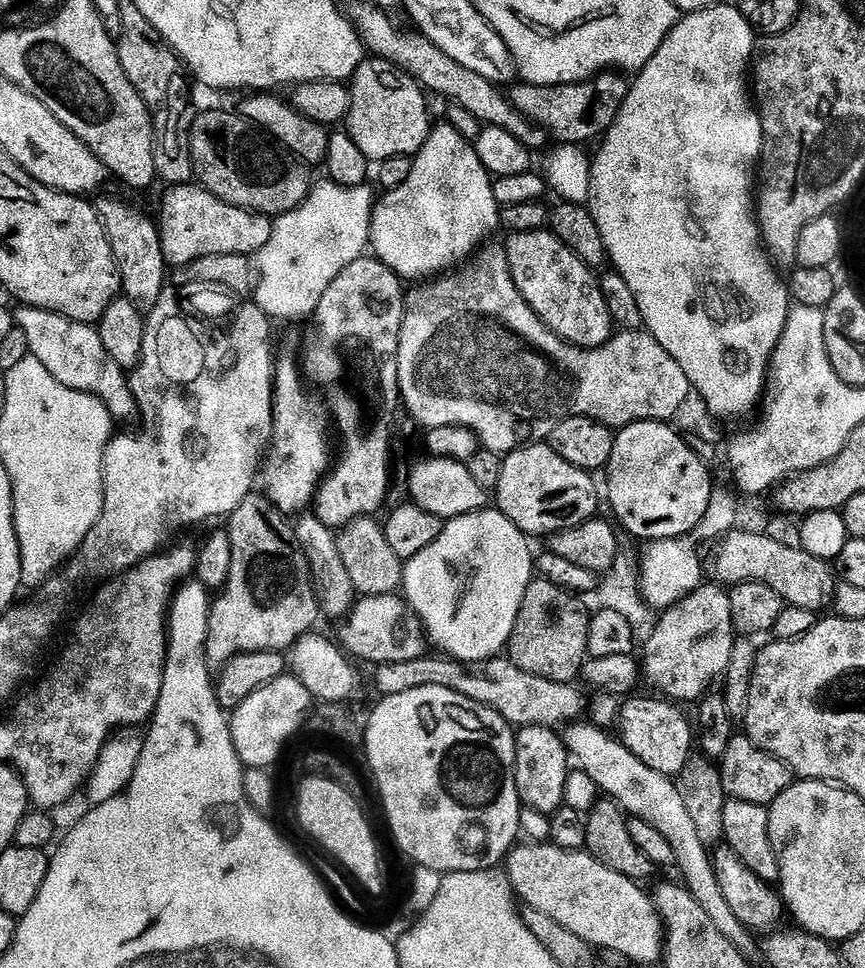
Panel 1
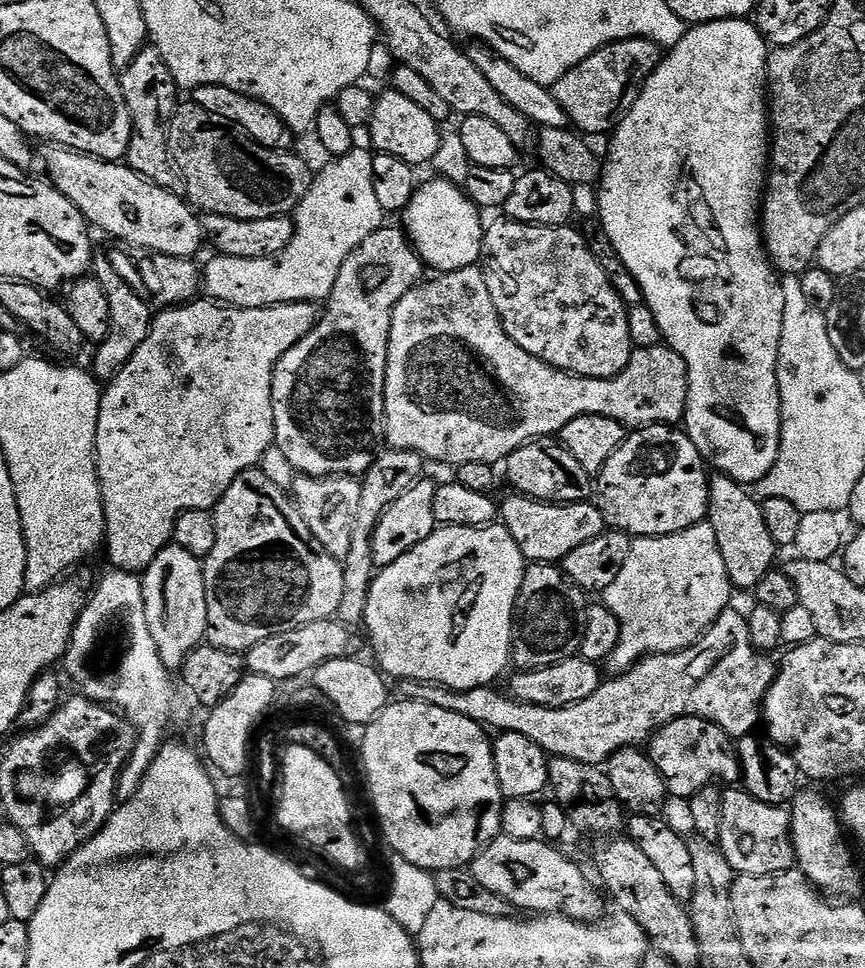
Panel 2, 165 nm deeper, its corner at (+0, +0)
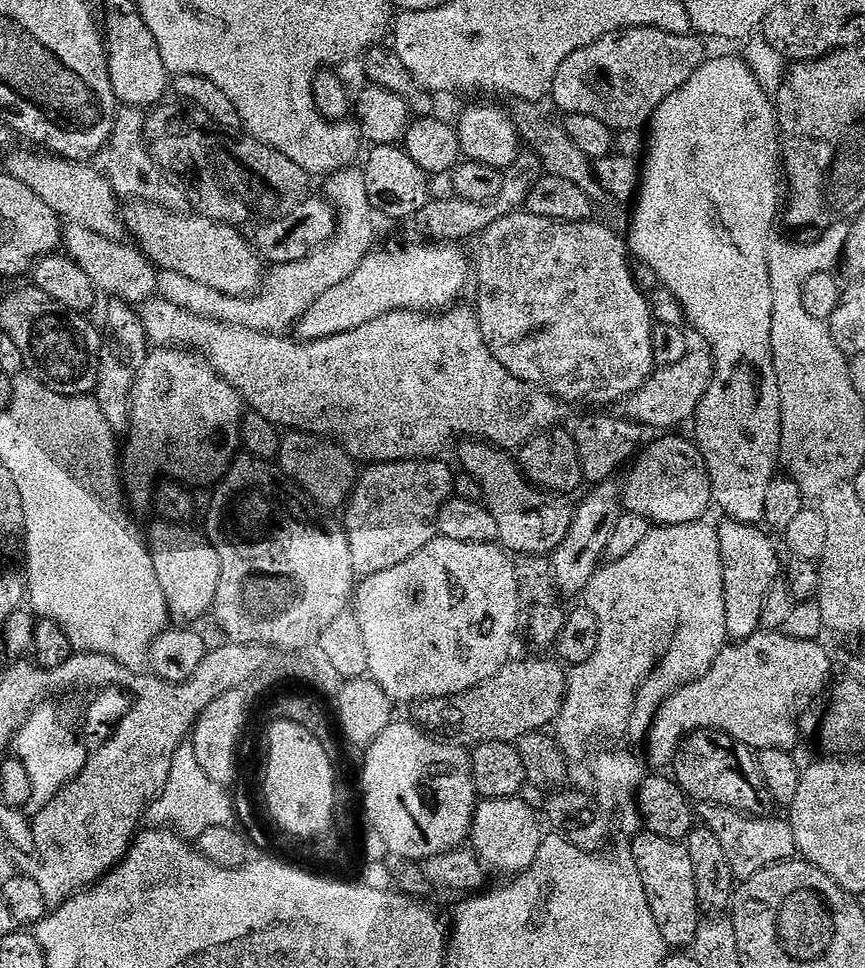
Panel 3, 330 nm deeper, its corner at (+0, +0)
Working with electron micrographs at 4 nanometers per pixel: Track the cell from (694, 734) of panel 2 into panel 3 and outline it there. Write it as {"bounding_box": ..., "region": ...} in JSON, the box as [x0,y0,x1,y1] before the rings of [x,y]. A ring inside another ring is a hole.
{"bounding_box":[670,730,778,816],"region":[[[698,730],[680,743],[676,757],[671,762],[670,772],[681,790],[693,801],[700,804],[719,804],[722,808],[731,808],[750,816],[772,816],[778,805],[770,790],[766,790],[766,782],[762,778],[756,757],[757,753],[753,749],[730,738],[725,732]]]}

